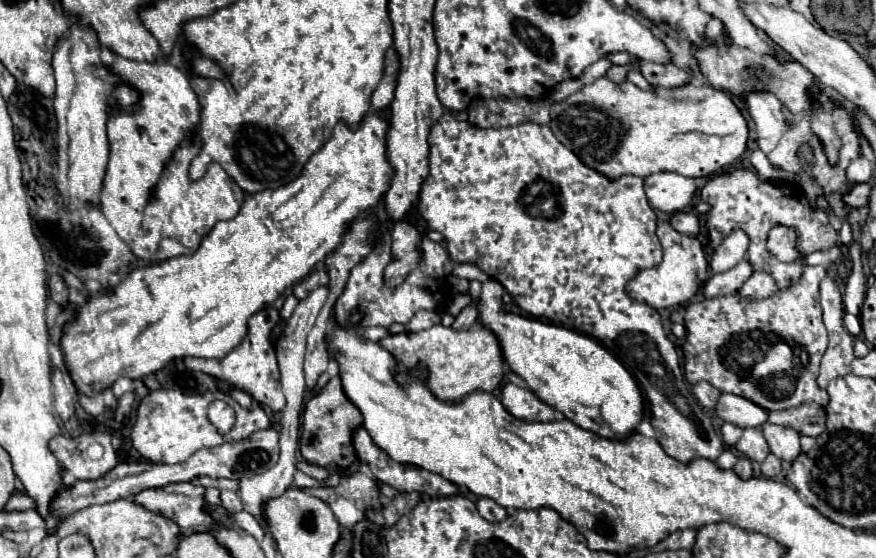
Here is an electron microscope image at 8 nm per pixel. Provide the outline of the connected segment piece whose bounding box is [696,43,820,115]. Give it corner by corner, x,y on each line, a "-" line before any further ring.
708,43
708,47
700,47
696,51
696,59
700,63
700,71
710,81
710,87
728,91
732,95
742,97
748,91
770,91
780,103
794,115
794,111
808,111
820,97
820,89
814,77
796,61
780,61
776,55
758,55
744,47
718,47

